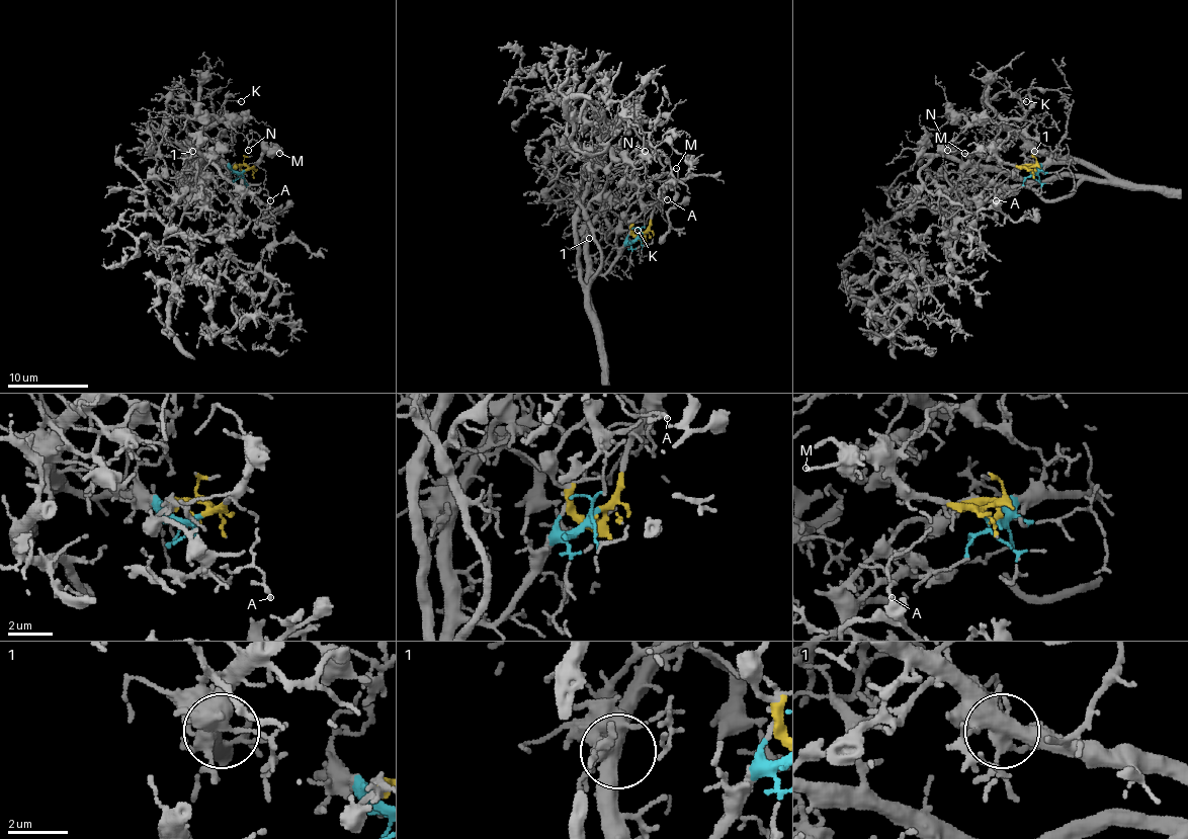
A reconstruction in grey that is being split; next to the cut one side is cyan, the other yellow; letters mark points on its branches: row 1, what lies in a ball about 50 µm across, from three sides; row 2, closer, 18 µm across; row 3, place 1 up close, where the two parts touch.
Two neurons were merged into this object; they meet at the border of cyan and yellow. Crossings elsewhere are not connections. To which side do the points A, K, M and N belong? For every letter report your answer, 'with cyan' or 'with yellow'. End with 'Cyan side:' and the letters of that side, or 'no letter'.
A: with yellow
K: with cyan
M: with yellow
N: with cyan
Cyan side: K, N

